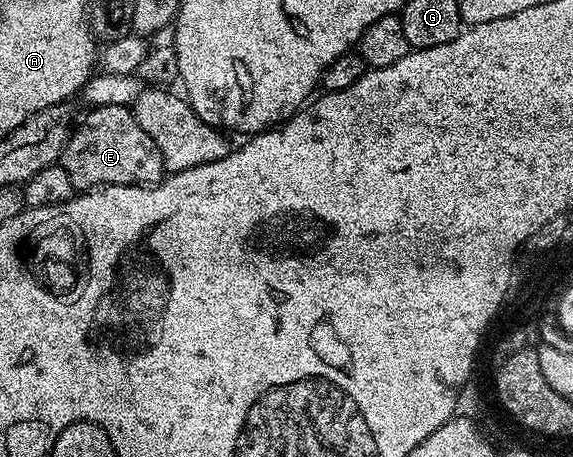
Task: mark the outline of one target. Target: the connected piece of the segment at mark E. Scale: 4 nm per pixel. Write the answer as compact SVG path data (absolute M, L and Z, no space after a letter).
M100 106L86 114L83 121L81 118L77 122L60 158L75 190L89 191L104 185L156 185L162 180L160 151L127 106Z

